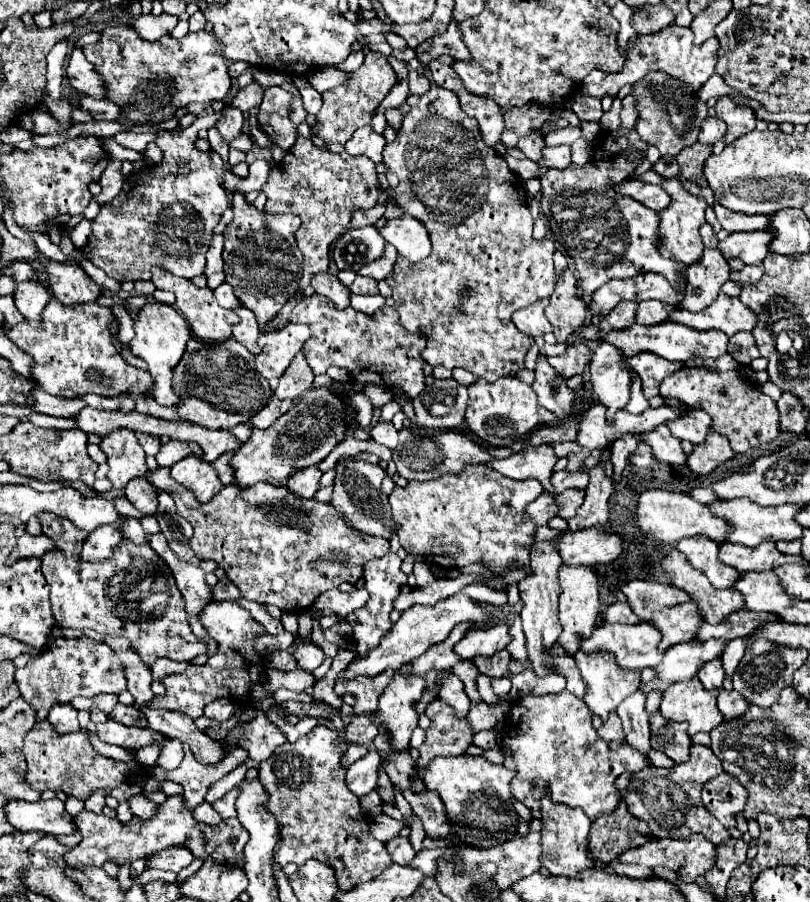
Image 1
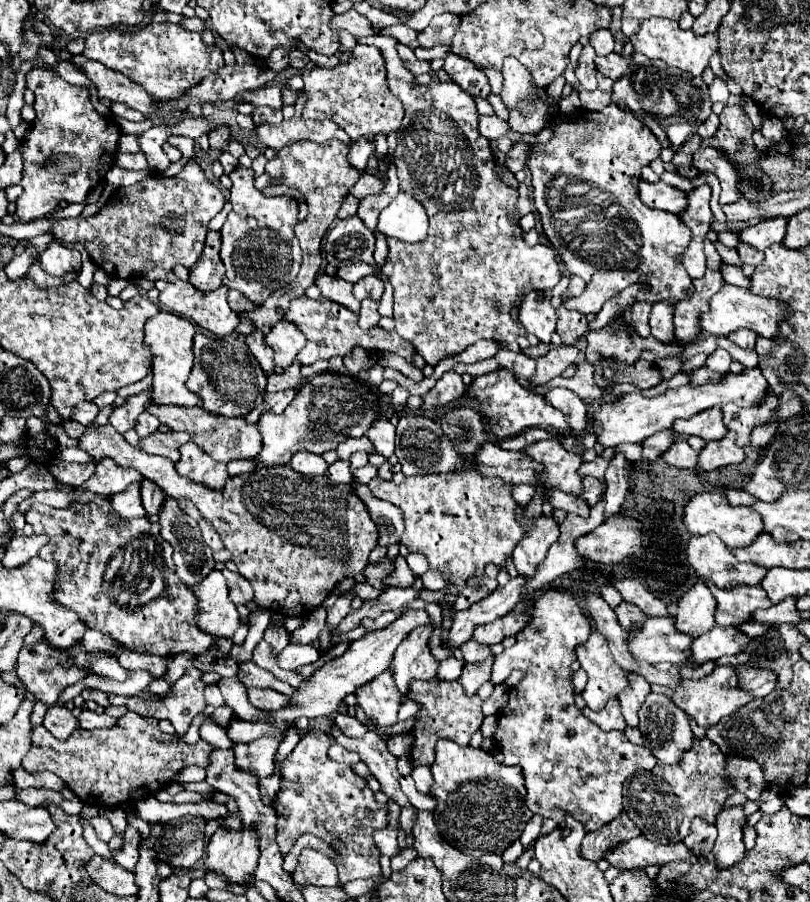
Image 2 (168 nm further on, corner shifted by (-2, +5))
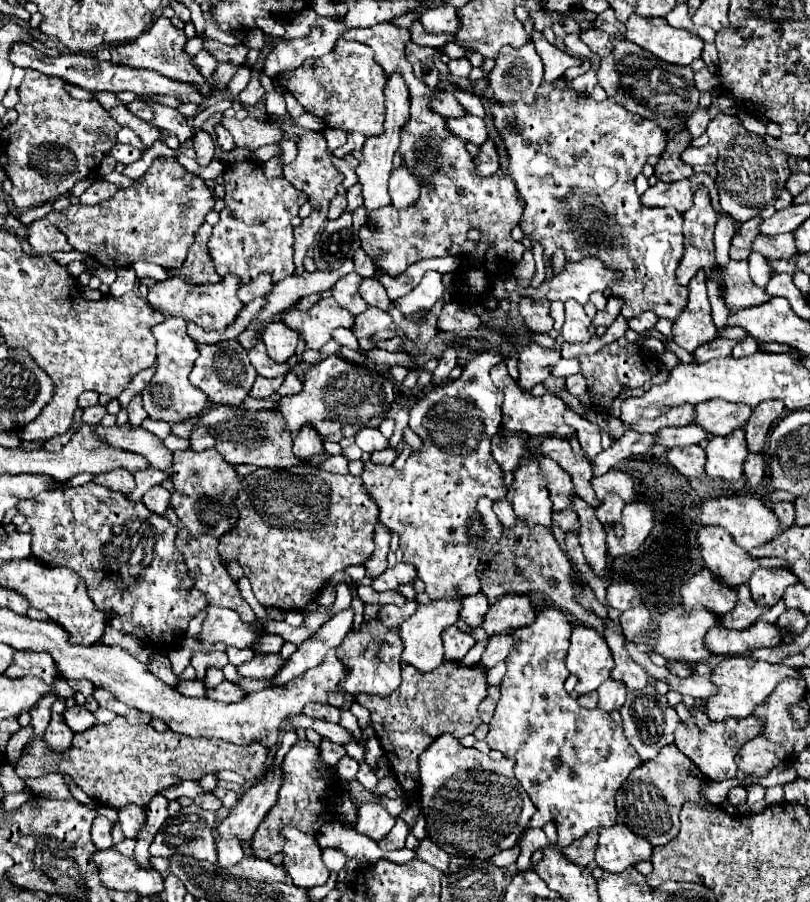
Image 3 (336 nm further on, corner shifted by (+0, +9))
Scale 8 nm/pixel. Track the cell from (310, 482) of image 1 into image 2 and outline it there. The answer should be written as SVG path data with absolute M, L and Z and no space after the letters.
M300 450L298 454L294 454L294 458L290 460L290 468L300 472L300 474L310 474L310 476L324 476L328 470L328 464L322 456L312 454L308 450Z

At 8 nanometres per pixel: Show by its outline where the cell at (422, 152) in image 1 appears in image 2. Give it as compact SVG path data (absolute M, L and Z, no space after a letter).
M366 36L366 38L354 38L358 44L368 44L368 46L376 46L382 56L384 56L384 62L386 62L386 78L388 78L388 88L394 96L398 96L404 104L404 120L402 120L402 126L398 128L398 148L396 148L396 168L398 168L398 180L400 180L400 188L406 190L410 196L418 198L420 204L426 208L426 214L428 214L428 220L430 220L430 228L428 228L428 236L426 240L418 242L418 244L408 244L408 242L398 242L394 238L386 238L388 242L388 256L386 256L386 262L382 264L382 272L390 278L390 284L394 288L394 322L396 322L396 332L408 340L416 352L426 360L426 364L430 366L436 366L442 358L450 356L450 354L460 354L464 352L470 344L474 344L476 340L498 340L504 348L512 350L512 352L520 352L520 346L516 342L516 336L518 334L526 334L526 330L522 328L522 324L516 324L512 318L510 318L510 306L520 300L524 294L532 292L532 290L538 290L538 288L554 288L558 282L560 282L560 260L556 256L556 250L550 246L550 244L540 244L538 248L530 248L524 244L524 238L520 234L520 228L510 224L508 216L514 212L514 204L518 200L518 192L508 188L504 182L498 180L498 176L494 174L494 158L492 158L492 152L490 152L490 142L478 132L478 110L476 110L476 104L474 100L470 98L470 94L466 94L458 84L454 82L432 82L428 86L422 86L422 84L416 84L416 78L414 74L410 74L410 70L406 70L402 66L402 60L398 58L398 50L396 50L396 44L398 40L392 38L392 36Z

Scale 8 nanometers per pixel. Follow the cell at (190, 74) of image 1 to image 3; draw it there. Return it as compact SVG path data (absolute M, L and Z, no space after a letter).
M160 16L150 26L150 30L146 30L136 40L126 42L126 44L114 44L114 46L110 46L110 54L112 54L112 62L114 64L130 64L130 66L138 66L138 68L148 68L148 70L154 70L154 72L158 72L162 76L168 76L172 80L200 82L200 84L204 84L202 72L196 68L192 56L184 52L186 42L188 42L188 36L184 34L184 30L172 26L172 22L168 18Z

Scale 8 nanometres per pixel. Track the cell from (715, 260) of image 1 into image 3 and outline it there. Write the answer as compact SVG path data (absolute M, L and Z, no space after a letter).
M700 272L688 284L688 304L672 324L674 342L688 352L694 352L700 344L714 340L716 326L712 322L710 302L706 294L706 274Z

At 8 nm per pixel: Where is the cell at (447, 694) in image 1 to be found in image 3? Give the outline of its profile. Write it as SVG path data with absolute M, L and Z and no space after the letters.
M496 634L496 636L492 636L490 642L488 642L488 646L486 646L486 652L482 654L480 664L482 664L486 670L490 670L490 668L496 666L498 662L502 662L502 660L508 656L508 652L510 652L512 642L514 642L514 640L512 640L510 634Z

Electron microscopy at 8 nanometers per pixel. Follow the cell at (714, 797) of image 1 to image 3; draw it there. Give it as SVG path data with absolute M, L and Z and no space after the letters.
M756 736L740 748L740 752L736 754L736 766L744 772L744 776L764 778L784 758L786 754L784 750L780 750L780 746L766 740L764 736Z

